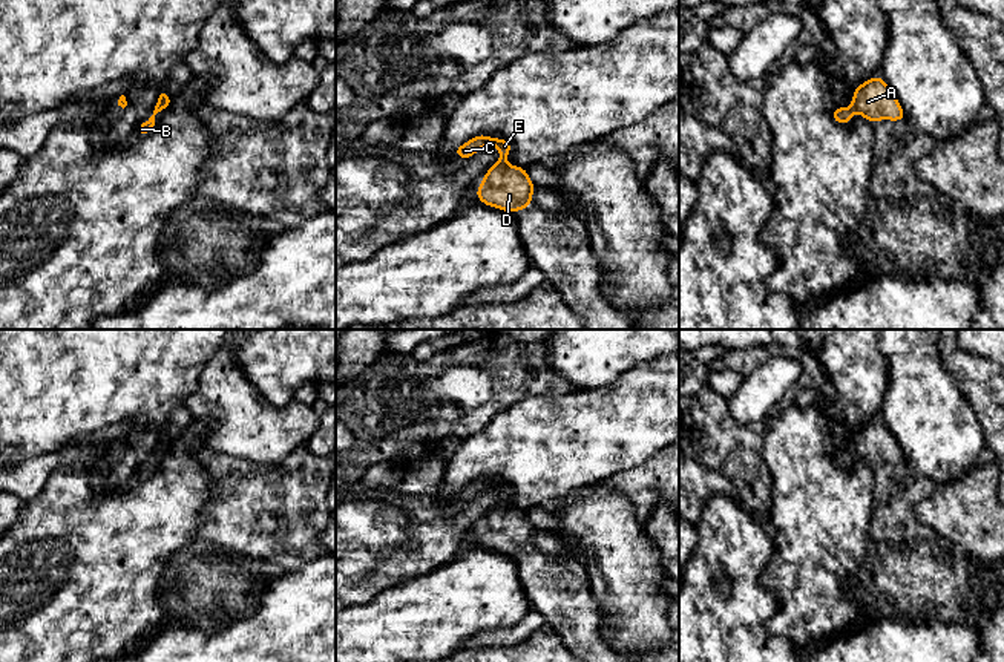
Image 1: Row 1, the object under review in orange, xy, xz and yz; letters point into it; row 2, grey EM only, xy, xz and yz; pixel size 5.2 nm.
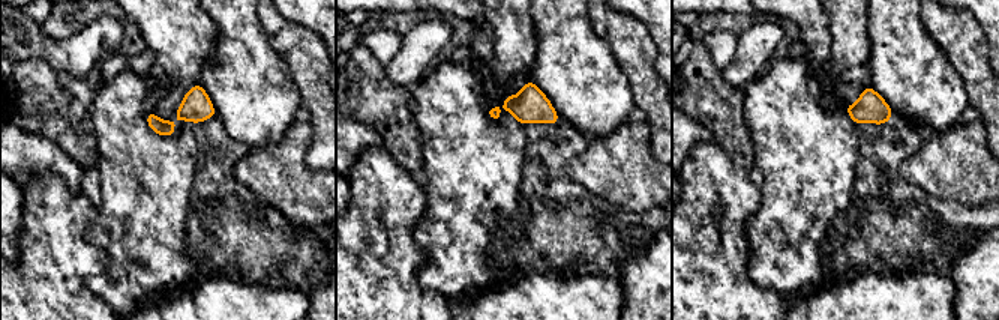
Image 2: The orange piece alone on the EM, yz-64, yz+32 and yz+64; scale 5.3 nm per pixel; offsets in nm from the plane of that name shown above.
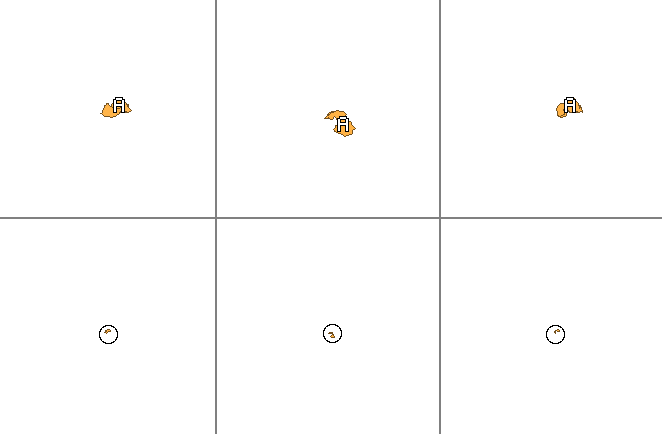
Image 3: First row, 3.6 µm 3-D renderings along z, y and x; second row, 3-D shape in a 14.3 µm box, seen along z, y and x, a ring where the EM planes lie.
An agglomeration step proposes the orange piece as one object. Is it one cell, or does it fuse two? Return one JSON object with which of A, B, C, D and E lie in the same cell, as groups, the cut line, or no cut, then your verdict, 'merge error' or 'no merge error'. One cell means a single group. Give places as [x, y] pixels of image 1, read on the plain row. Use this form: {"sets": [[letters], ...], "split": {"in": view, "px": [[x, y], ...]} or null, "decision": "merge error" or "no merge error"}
{"sets": [["A", "B", "C", "D", "E"]], "split": null, "decision": "no merge error"}

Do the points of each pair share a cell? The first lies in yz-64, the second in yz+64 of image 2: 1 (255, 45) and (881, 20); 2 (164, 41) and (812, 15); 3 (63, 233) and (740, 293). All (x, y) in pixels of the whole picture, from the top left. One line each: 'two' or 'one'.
1: one
2: two
3: one

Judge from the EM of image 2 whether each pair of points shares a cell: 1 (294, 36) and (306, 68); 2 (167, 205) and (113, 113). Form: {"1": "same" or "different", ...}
{"1": "same", "2": "same"}

